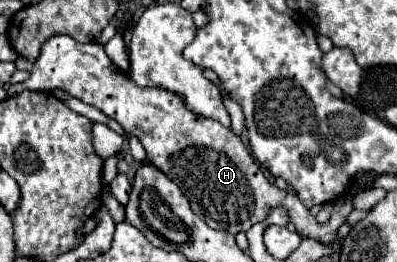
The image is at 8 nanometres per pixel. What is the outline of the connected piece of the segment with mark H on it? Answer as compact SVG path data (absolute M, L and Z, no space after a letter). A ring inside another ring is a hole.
M68 35L48 39L42 45L42 55L32 67L30 79L22 83L22 89L44 93L64 89L100 109L106 117L118 121L128 135L140 139L148 153L148 161L182 189L192 211L212 229L224 229L236 235L248 231L254 223L264 221L274 207L284 207L290 221L296 225L298 235L332 243L340 223L354 209L350 199L338 199L332 205L330 221L320 225L294 193L282 191L266 179L260 165L254 163L250 151L234 131L222 127L216 119L192 115L182 99L170 91L138 87L130 75L120 75L120 71L112 67L112 59L104 55L104 47L98 43L78 43Z

